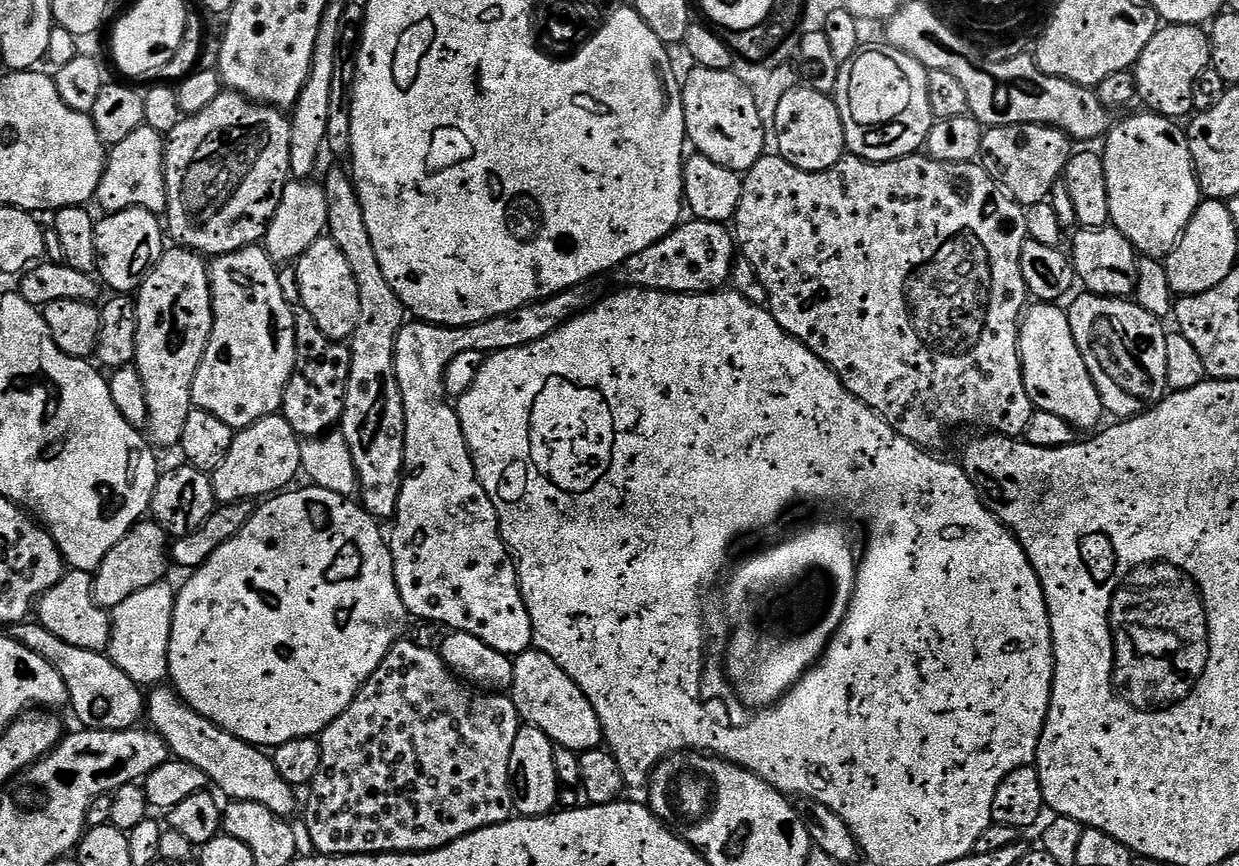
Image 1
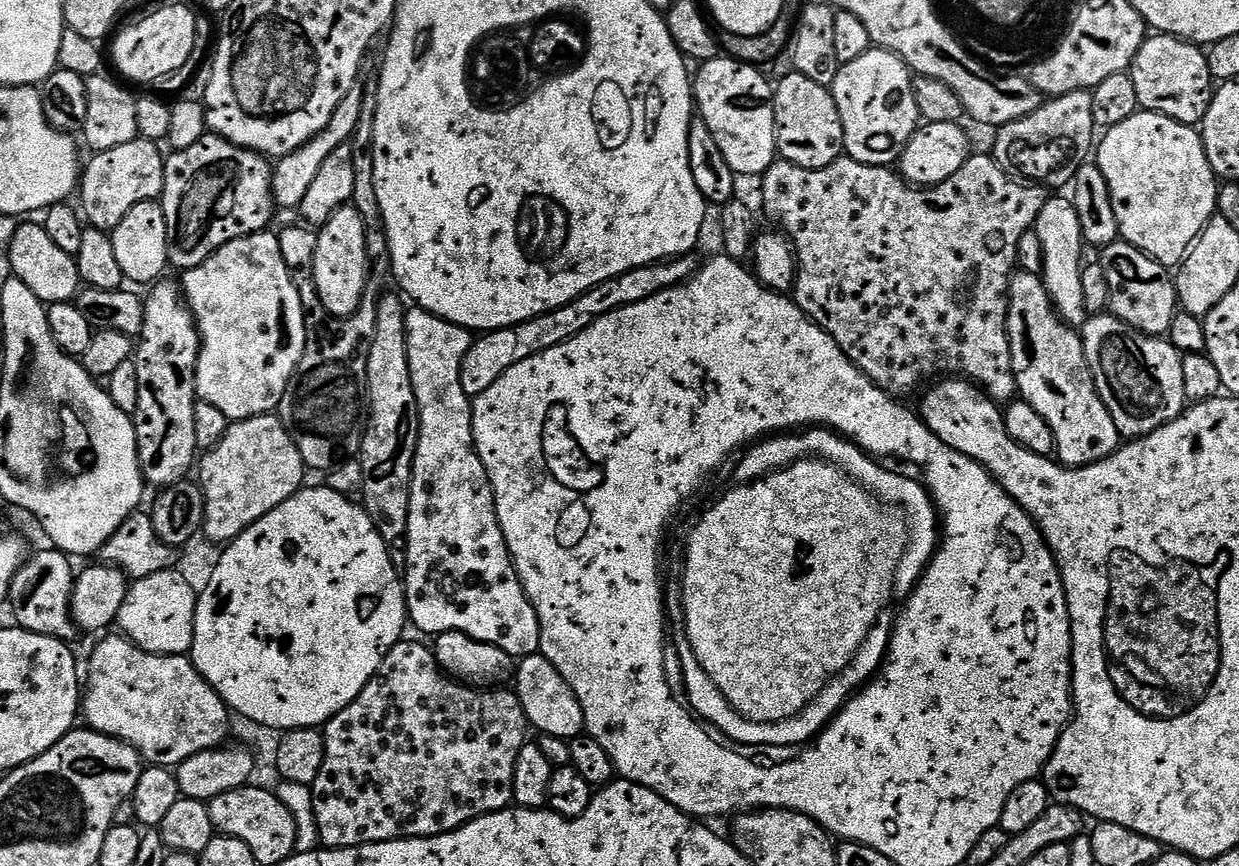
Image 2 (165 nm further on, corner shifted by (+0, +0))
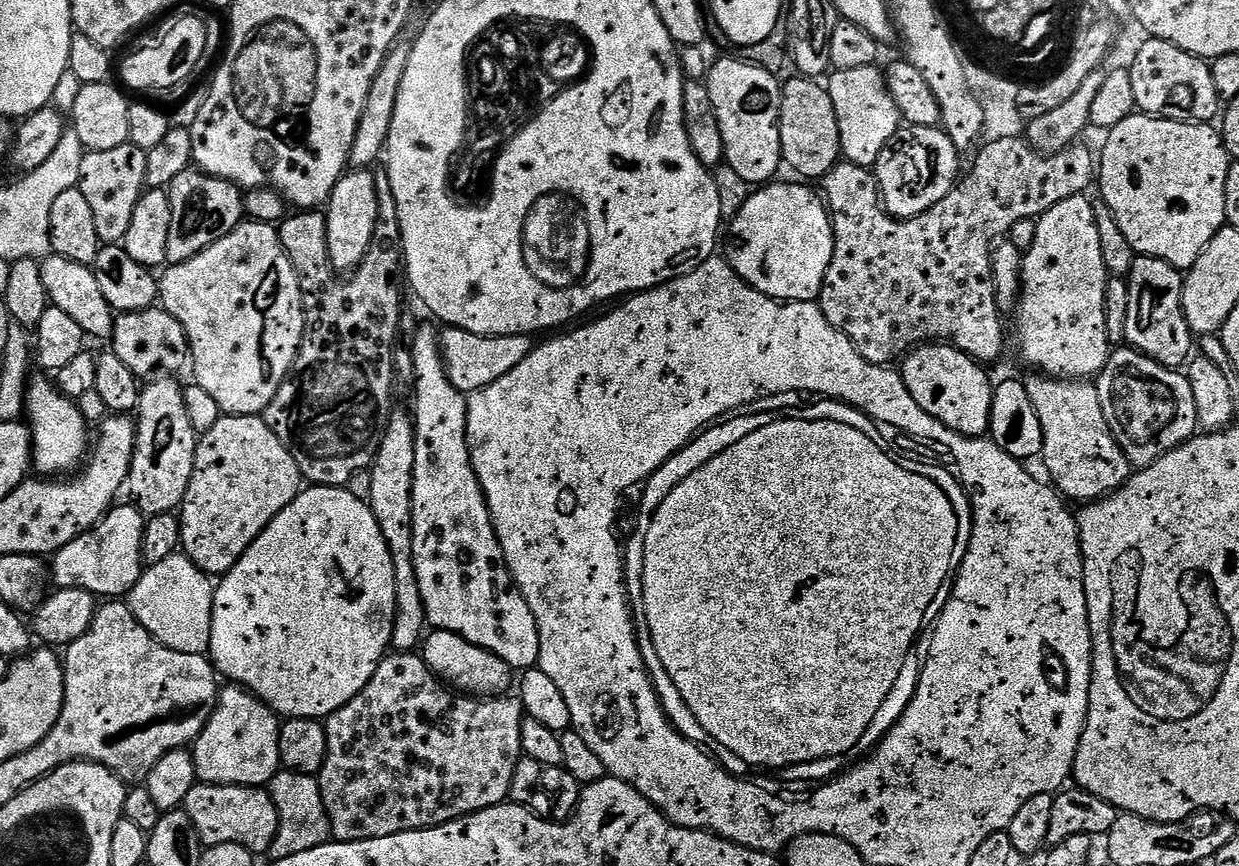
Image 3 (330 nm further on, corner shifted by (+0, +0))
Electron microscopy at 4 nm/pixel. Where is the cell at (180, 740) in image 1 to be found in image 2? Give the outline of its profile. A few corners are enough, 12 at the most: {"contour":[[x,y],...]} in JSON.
{"contour":[[123,634],[92,652],[89,729],[175,769],[230,710],[188,656]]}

